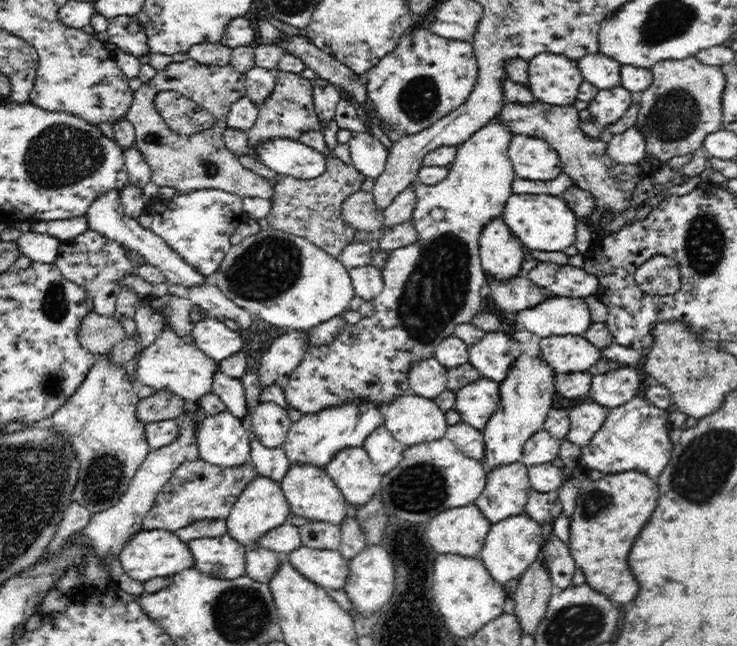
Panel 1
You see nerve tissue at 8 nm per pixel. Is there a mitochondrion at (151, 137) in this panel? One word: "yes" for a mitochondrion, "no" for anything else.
yes

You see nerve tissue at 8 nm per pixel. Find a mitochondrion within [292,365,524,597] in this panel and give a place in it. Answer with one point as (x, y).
(423, 488)

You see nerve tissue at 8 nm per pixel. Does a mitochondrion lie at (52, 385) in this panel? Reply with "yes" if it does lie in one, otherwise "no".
yes

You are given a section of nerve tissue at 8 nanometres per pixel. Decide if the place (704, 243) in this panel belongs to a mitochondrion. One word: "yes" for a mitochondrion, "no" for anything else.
yes

